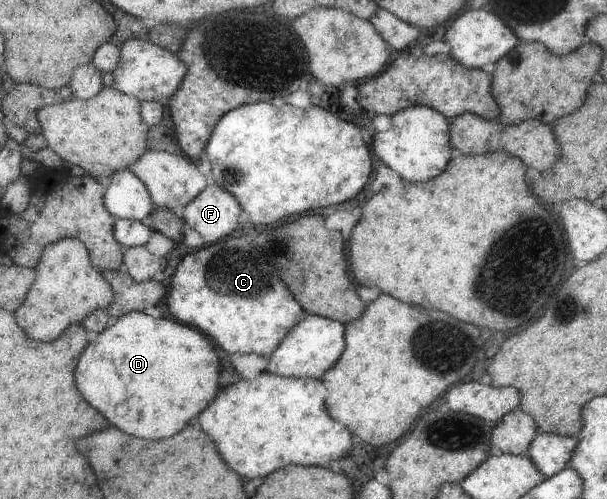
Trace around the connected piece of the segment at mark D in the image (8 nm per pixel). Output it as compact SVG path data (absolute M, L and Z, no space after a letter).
M130 312L113 322L98 335L82 355L76 379L82 395L100 409L116 427L130 435L164 439L180 433L202 413L219 394L218 355L204 335L179 320L151 317Z

